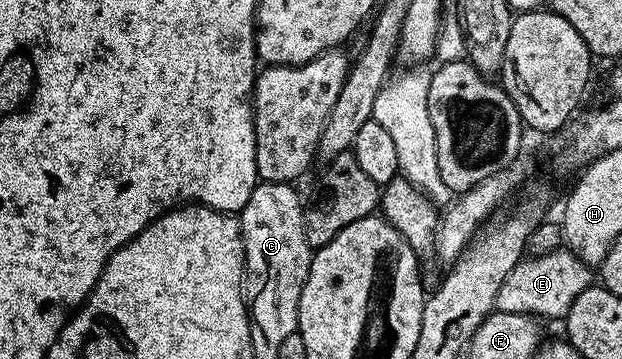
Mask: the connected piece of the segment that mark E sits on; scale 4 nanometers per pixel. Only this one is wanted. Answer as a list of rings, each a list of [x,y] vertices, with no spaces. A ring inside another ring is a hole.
[[[569,248],[549,250],[546,254],[523,257],[522,261],[508,272],[500,292],[496,292],[495,310],[516,312],[542,318],[565,319],[572,308],[572,300],[589,286],[595,285],[596,274],[590,265],[575,256]],[[539,314],[539,315],[538,315]],[[542,317],[542,318],[541,318]]]

